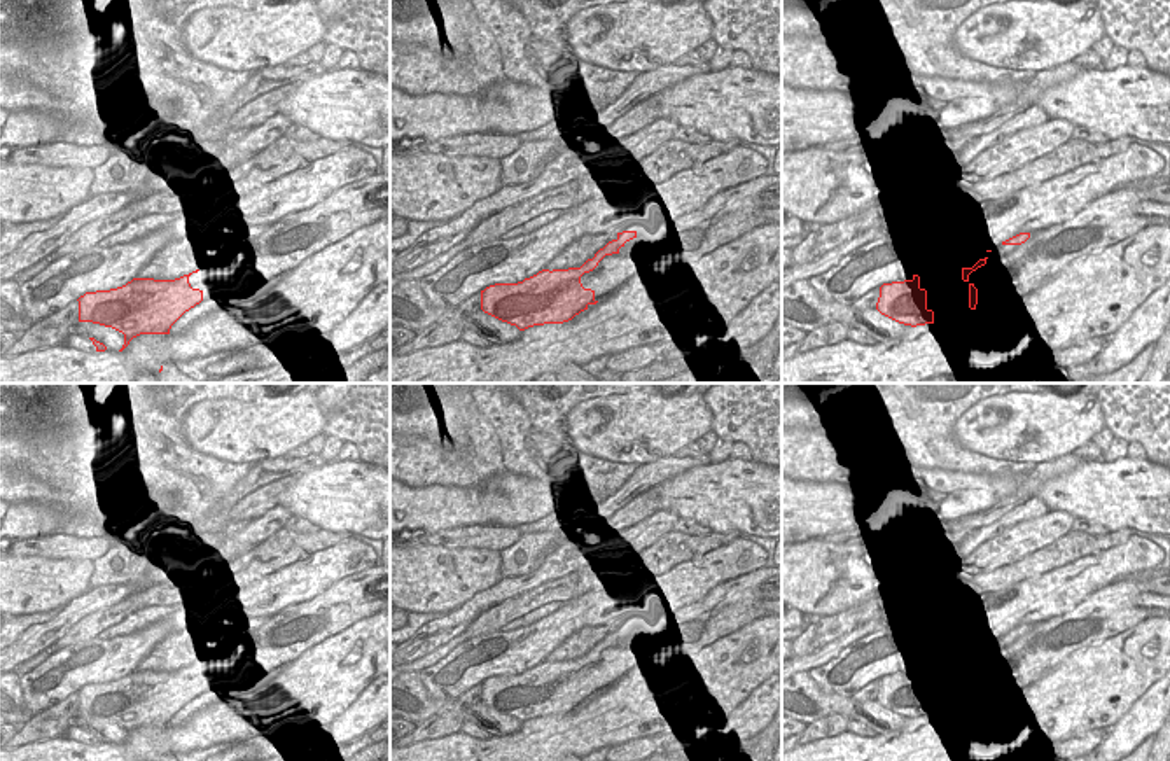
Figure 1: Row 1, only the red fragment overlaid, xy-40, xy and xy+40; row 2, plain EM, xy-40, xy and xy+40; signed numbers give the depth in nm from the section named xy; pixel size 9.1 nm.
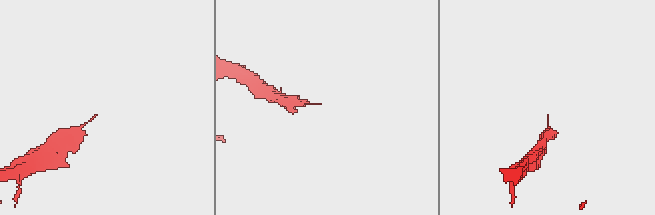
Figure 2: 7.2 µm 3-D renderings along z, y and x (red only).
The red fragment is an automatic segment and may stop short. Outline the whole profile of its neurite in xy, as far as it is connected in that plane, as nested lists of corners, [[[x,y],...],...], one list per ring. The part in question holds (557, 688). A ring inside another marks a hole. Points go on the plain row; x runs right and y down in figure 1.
[[[764,567],[717,584],[705,598],[668,616],[617,625],[582,658],[542,661],[518,675],[495,675],[481,682],[481,702],[525,723],[563,716],[593,700],[633,672],[661,670],[684,656],[770,616],[761,602],[763,584],[782,576]]]

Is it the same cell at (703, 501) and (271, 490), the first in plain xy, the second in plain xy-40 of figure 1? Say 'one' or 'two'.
two

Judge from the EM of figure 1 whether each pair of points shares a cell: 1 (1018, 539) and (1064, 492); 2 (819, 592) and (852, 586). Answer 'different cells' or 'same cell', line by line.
1: different cells
2: same cell

